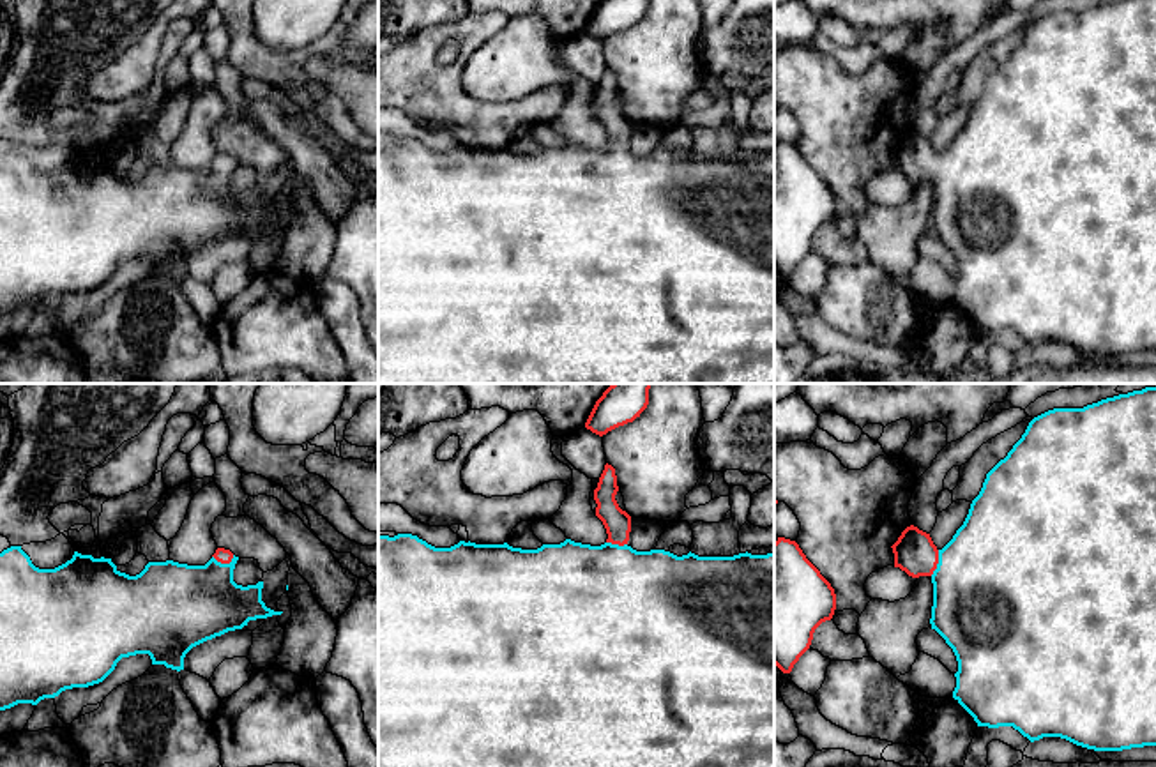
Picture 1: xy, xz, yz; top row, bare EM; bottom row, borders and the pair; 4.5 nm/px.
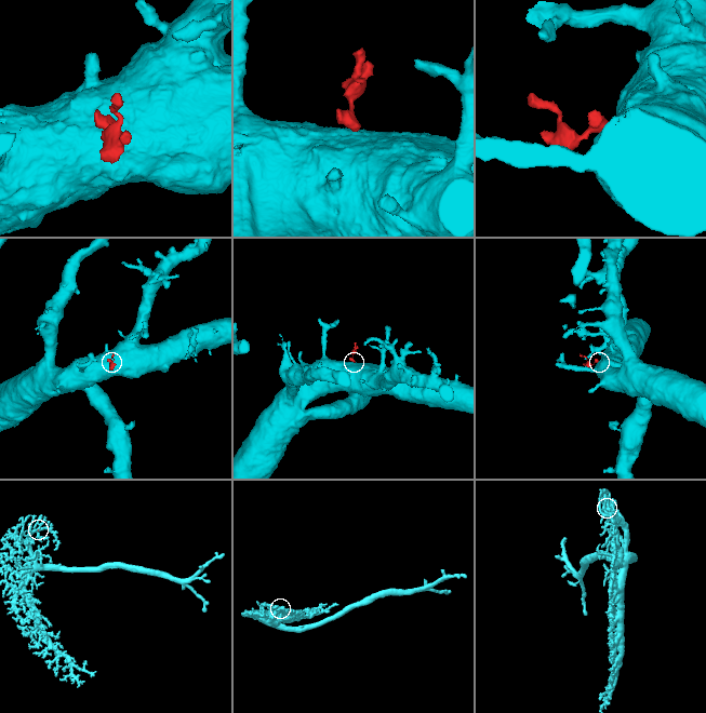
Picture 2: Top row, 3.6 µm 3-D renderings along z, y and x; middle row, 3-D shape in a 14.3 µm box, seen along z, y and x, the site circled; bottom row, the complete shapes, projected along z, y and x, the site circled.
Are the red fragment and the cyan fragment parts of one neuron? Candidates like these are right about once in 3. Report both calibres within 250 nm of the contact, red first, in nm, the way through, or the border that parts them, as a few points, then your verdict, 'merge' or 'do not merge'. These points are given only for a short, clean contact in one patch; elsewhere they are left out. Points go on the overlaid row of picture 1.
calibres 190 and 500 nm; way yz (914, 552), (927, 561), (937, 562), (974, 577), (990, 577); merge

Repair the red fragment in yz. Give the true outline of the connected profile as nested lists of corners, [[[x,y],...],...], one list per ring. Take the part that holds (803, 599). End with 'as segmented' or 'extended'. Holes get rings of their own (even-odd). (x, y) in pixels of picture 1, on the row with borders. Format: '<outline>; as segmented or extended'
[[[795,541],[774,543],[774,664],[790,673],[815,629],[831,620],[836,594]]]; as segmented

